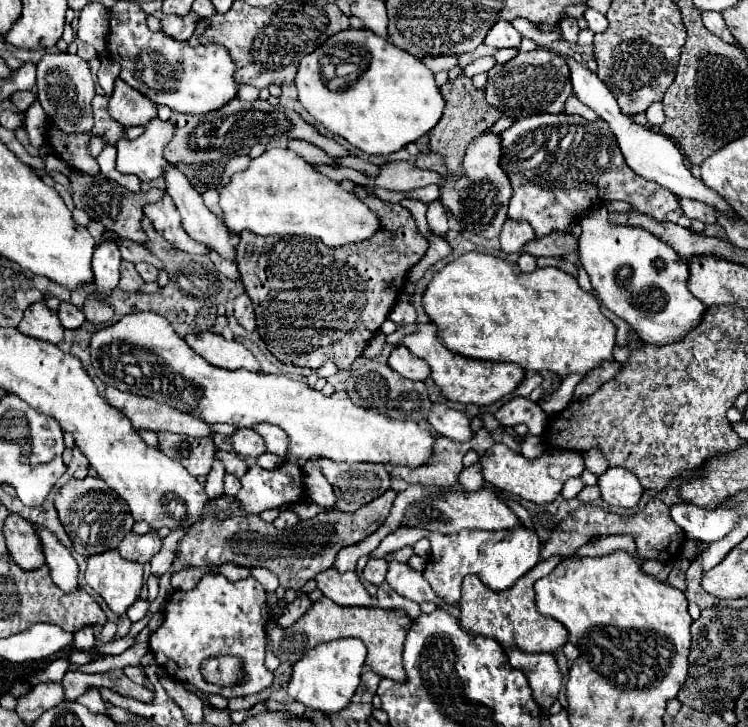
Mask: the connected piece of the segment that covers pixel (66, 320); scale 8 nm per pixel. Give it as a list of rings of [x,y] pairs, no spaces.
[[[65,301],[59,305],[57,315],[59,315],[59,321],[61,321],[61,325],[65,329],[79,329],[83,325],[83,321],[85,321],[85,315],[75,305],[65,303]]]

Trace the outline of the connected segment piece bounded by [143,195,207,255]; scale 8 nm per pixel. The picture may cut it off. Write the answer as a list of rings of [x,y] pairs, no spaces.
[[[165,195],[163,199],[159,199],[157,203],[147,203],[143,207],[145,215],[153,221],[155,229],[171,243],[175,243],[175,247],[187,251],[187,253],[195,253],[195,255],[203,255],[207,253],[207,249],[201,243],[195,243],[181,227],[181,219],[179,219],[179,211],[173,205],[173,201]]]

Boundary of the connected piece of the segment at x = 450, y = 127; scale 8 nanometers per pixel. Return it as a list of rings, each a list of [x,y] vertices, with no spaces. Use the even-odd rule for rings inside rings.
[[[463,73],[453,83],[445,83],[441,87],[441,95],[445,99],[445,111],[443,111],[441,121],[431,131],[429,149],[433,153],[437,153],[439,157],[443,157],[443,163],[449,169],[449,173],[455,175],[455,179],[459,179],[461,173],[463,173],[463,157],[465,157],[467,145],[477,135],[481,135],[487,127],[491,127],[491,123],[495,123],[495,119],[499,119],[501,115],[499,115],[499,111],[495,107],[491,107],[485,101],[483,89],[475,89],[471,85],[471,79],[465,77]]]

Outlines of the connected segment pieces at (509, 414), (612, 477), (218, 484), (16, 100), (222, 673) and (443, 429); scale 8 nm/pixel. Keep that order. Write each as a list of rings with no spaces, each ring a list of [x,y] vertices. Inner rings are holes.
[[[513,397],[495,413],[495,417],[501,425],[507,425],[507,427],[525,423],[531,435],[543,435],[545,421],[547,421],[545,411],[527,397]]]
[[[607,469],[597,477],[601,499],[613,507],[635,507],[643,495],[639,479],[627,469]]]
[[[215,459],[213,469],[211,469],[211,473],[207,475],[207,483],[205,483],[205,493],[207,493],[209,499],[217,499],[217,497],[223,495],[223,477],[225,477],[223,465]]]
[[[15,91],[9,99],[19,111],[27,111],[27,107],[35,101],[35,95],[31,91]]]
[[[215,657],[207,661],[207,667],[203,667],[205,679],[217,685],[233,683],[235,671],[239,671],[239,659],[235,657]],[[213,661],[215,661],[215,671],[213,671]]]
[[[435,403],[431,407],[429,423],[439,435],[445,435],[453,441],[469,441],[473,439],[473,427],[471,427],[471,417],[463,411],[449,409],[447,405]]]

